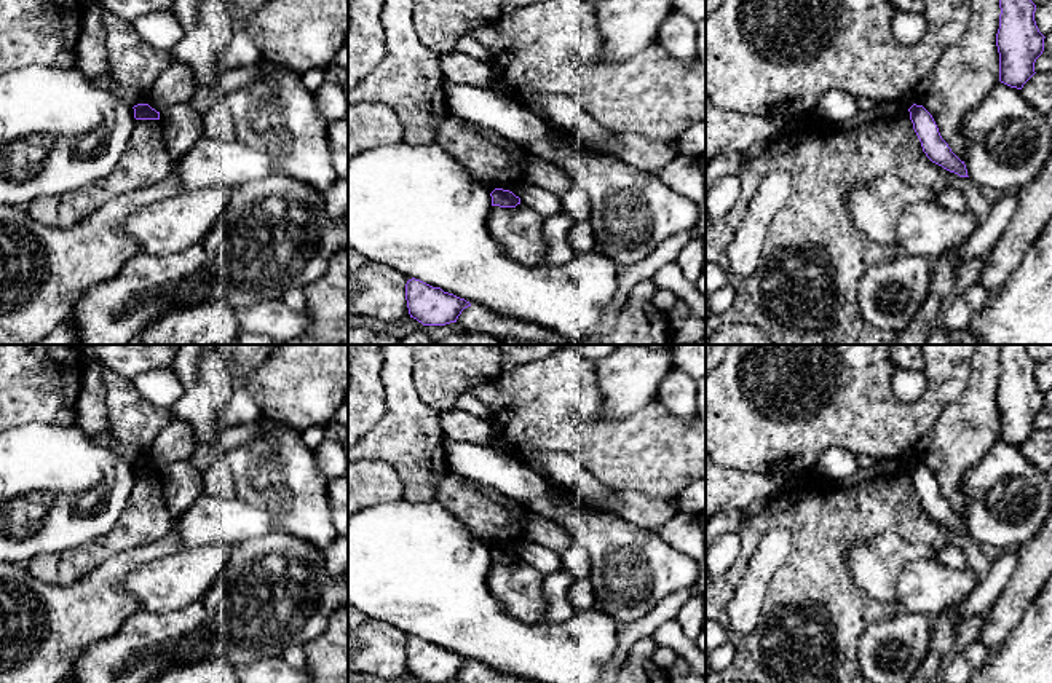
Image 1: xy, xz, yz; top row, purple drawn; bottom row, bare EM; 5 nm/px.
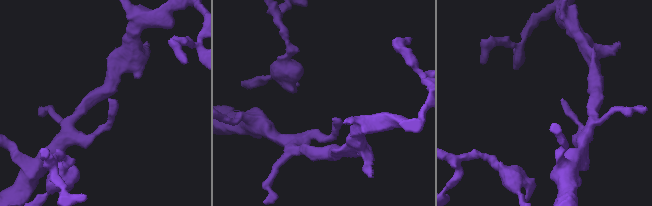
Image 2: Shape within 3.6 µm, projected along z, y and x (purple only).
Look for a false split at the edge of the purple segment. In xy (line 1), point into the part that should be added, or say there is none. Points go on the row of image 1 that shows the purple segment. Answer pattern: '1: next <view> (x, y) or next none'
1: next none

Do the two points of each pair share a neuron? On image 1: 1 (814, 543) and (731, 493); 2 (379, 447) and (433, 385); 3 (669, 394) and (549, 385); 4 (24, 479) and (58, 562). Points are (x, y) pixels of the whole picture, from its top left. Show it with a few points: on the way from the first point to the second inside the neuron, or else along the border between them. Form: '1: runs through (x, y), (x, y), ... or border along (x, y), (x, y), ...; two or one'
1: border along (792, 481), (767, 501); two
2: border along (412, 363), (414, 390), (438, 412); two
3: border along (658, 399), (674, 415), (688, 422); two
4: border along (90, 540), (71, 549), (37, 554), (26, 564); two

